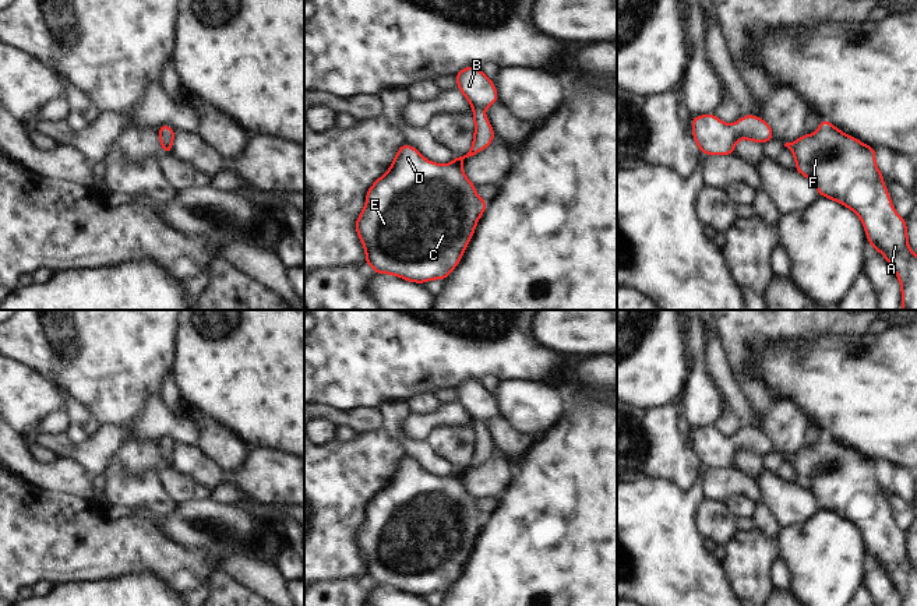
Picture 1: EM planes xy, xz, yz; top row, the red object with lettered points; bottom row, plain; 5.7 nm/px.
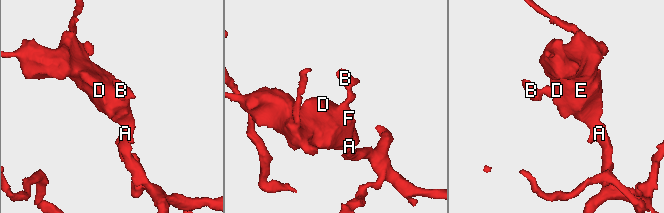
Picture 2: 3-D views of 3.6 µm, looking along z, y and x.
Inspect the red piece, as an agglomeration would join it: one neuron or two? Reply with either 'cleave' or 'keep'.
keep

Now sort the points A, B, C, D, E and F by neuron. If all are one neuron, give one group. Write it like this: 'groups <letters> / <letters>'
groups A B C D E F

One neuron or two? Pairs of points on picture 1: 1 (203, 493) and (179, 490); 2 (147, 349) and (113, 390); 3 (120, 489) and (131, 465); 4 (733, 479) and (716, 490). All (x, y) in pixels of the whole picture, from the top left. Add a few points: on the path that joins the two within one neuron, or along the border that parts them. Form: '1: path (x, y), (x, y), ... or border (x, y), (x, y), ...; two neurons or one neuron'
1: path (197, 492), (184, 490); one neuron
2: path (137, 359), (116, 380); one neuron
3: border (113, 458), (129, 474), (150, 468), (157, 471); two neurons
4: path (729, 482), (720, 486); one neuron

